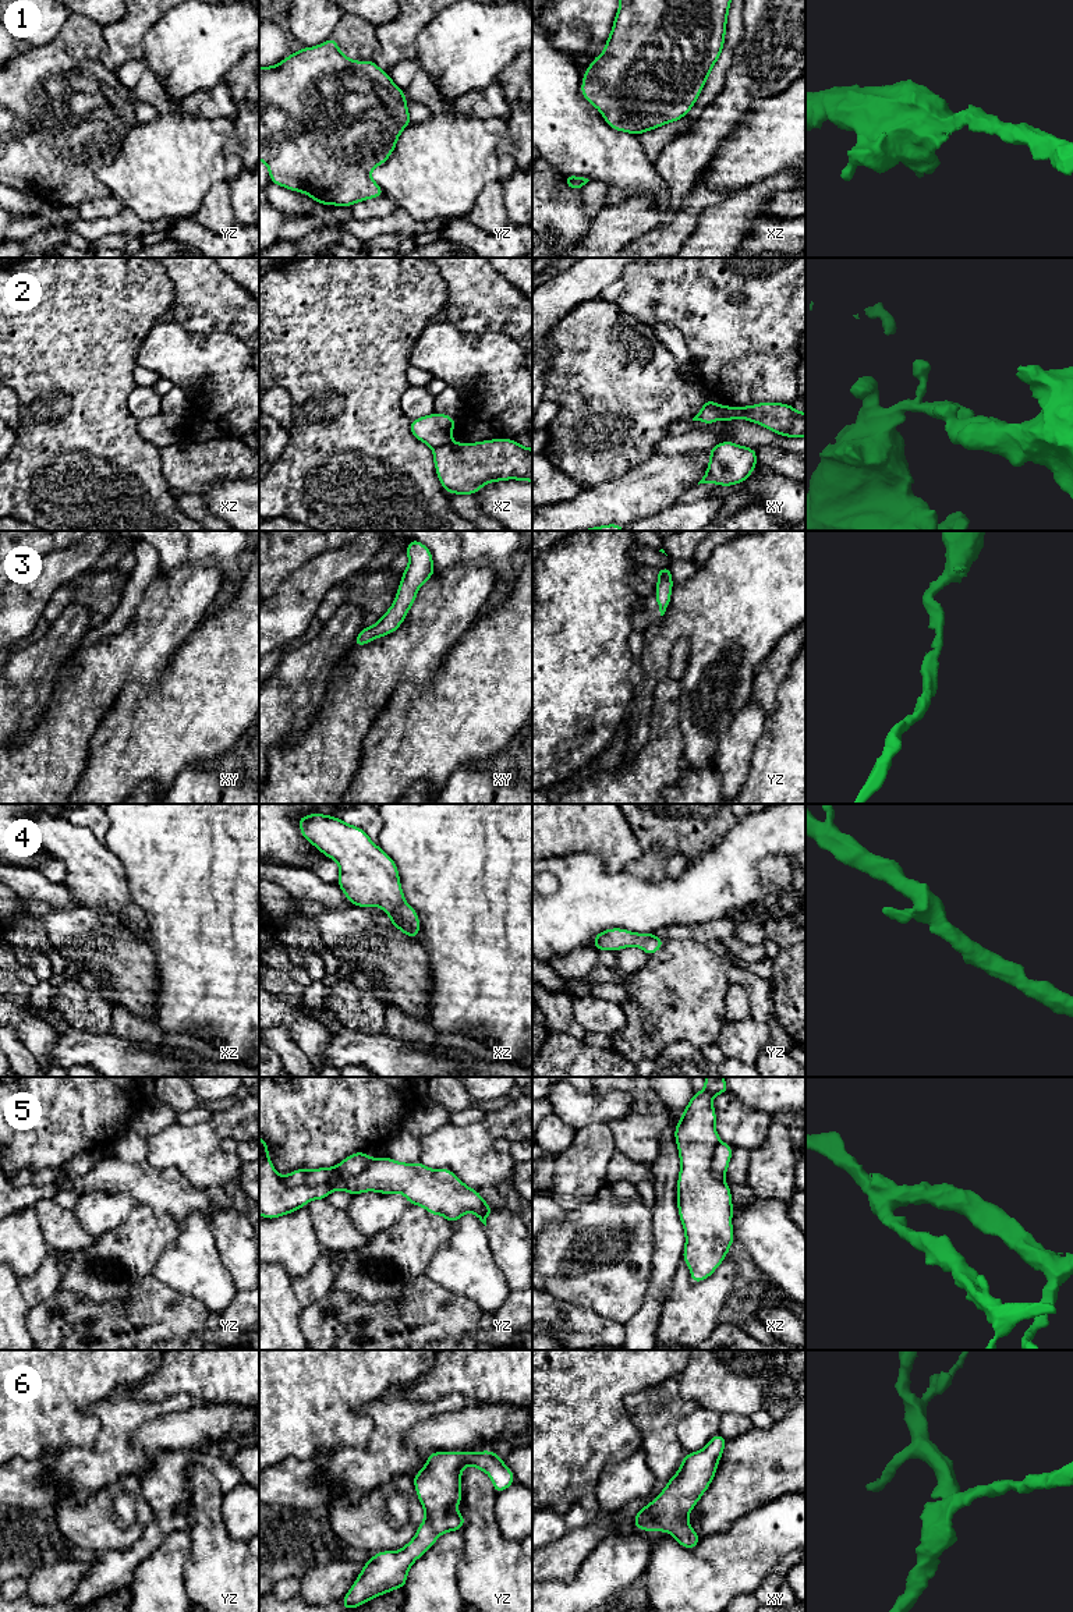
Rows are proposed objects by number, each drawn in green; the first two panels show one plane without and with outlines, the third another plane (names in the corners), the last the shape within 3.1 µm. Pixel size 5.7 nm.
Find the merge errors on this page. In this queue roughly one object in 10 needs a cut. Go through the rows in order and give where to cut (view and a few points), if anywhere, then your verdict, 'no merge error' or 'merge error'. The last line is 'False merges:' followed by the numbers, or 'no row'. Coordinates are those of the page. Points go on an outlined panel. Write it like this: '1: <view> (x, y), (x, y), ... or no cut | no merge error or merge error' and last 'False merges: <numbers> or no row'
1: no cut | no merge error
2: xz (450, 442), (434, 449) | merge error
3: no cut | no merge error
4: no cut | no merge error
5: yz (278, 1176), (286, 1186), (329, 1186), (332, 1190) | merge error
6: no cut | no merge error
False merges: 2, 5

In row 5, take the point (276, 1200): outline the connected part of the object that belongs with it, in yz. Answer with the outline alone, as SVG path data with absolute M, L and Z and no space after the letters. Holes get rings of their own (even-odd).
M259 1156L259 1215L275 1219L305 1207L312 1200L326 1200L330 1186L286 1187L276 1173L272 1162Z

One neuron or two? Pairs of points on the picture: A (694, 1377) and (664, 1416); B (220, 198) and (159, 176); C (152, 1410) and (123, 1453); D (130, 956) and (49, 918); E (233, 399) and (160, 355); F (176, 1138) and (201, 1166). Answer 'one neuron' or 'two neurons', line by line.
A: two neurons
B: two neurons
C: one neuron
D: one neuron
E: one neuron
F: one neuron

